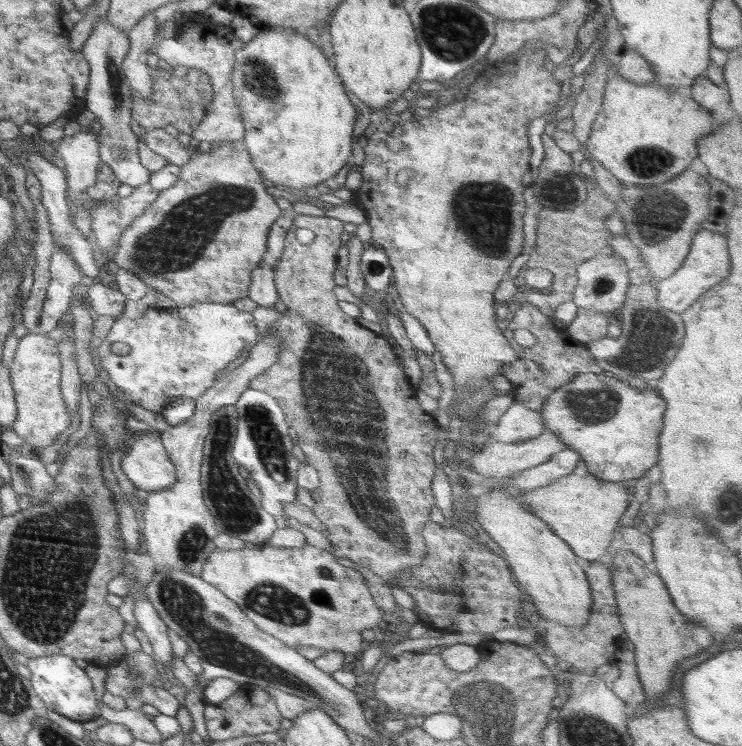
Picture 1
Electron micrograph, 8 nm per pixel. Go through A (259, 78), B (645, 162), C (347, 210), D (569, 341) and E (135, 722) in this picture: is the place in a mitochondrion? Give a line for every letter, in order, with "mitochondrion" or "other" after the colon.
A: mitochondrion
B: mitochondrion
C: other
D: other
E: other

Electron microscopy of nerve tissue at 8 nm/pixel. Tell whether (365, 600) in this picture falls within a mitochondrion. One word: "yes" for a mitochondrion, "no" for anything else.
no

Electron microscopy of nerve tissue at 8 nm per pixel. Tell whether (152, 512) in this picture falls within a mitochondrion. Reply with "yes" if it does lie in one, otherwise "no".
no

